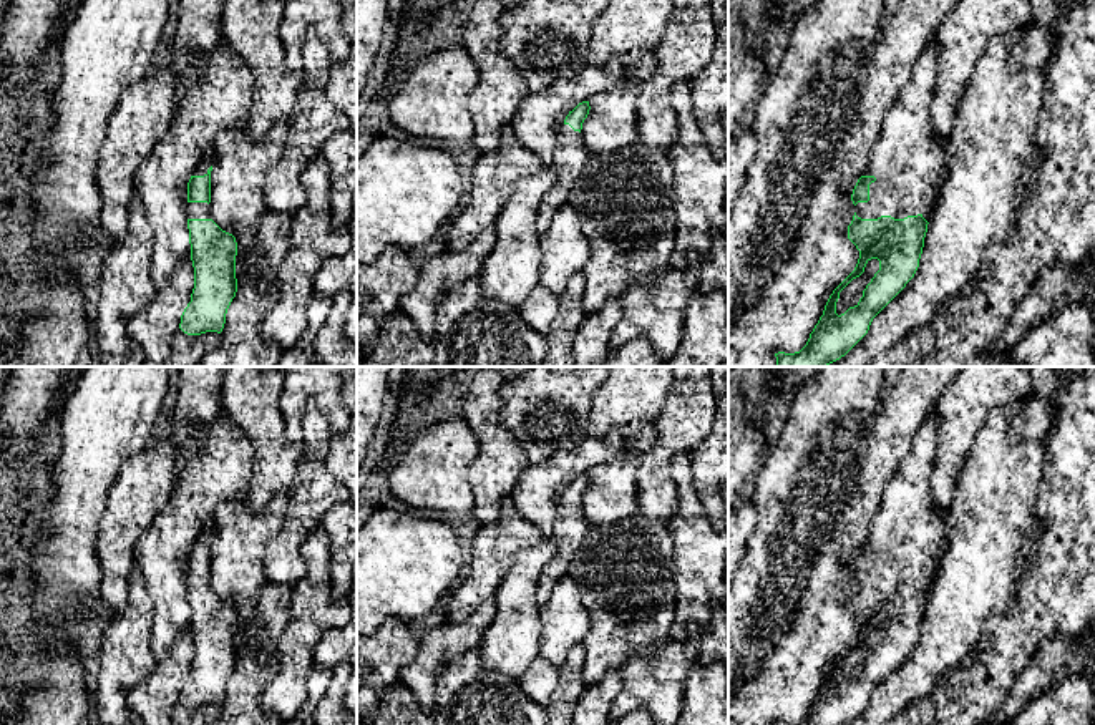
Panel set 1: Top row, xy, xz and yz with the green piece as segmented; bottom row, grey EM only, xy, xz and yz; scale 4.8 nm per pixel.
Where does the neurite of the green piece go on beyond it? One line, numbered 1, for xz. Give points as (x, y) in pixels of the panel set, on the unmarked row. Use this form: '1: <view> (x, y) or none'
1: xz (569, 528)

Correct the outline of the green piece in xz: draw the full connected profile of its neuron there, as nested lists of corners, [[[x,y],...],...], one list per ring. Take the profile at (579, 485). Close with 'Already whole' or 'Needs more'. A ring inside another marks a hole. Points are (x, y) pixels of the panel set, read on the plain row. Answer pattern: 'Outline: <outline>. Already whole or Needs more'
Outline: [[[589,473],[579,474],[572,483],[569,483],[562,499],[559,501],[551,534],[556,544],[556,552],[538,579],[536,599],[539,606],[548,601],[552,587],[567,574],[567,566],[591,528],[581,504],[589,481]]]. Needs more

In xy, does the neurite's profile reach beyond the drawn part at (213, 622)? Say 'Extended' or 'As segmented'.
Extended

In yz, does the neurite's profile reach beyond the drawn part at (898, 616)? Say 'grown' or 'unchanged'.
grown

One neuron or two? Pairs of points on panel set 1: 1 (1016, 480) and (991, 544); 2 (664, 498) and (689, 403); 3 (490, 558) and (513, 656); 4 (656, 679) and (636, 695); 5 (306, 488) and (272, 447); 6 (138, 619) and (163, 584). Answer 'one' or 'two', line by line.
1: one
2: one
3: two
4: one
5: two
6: two

